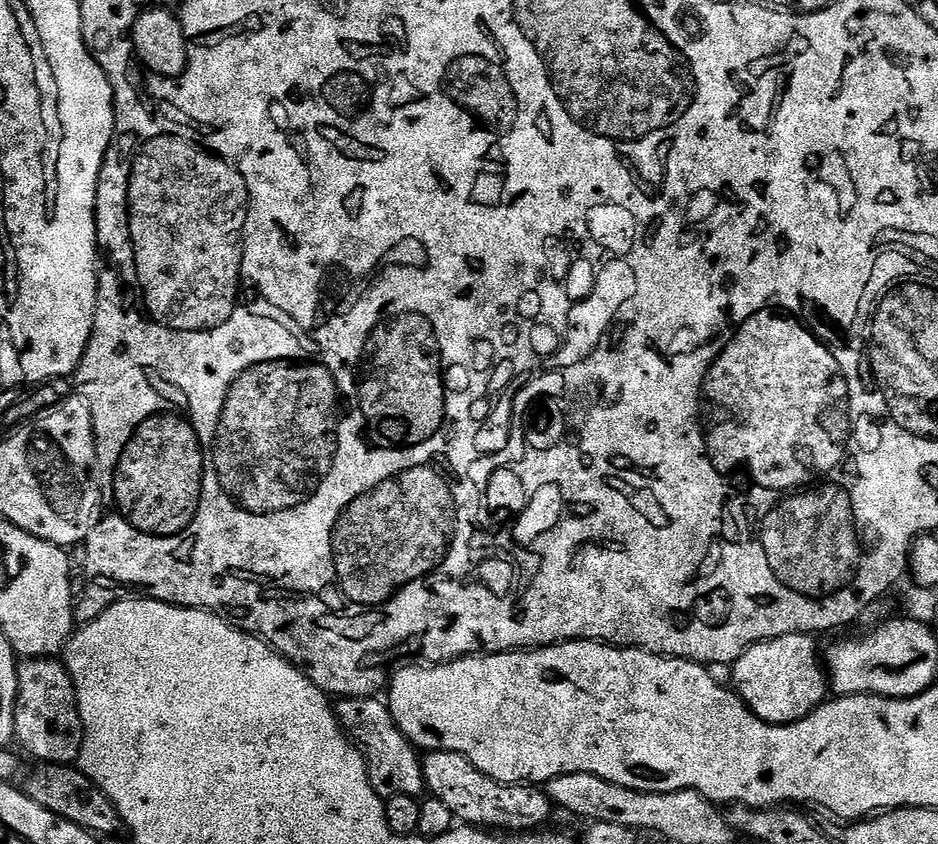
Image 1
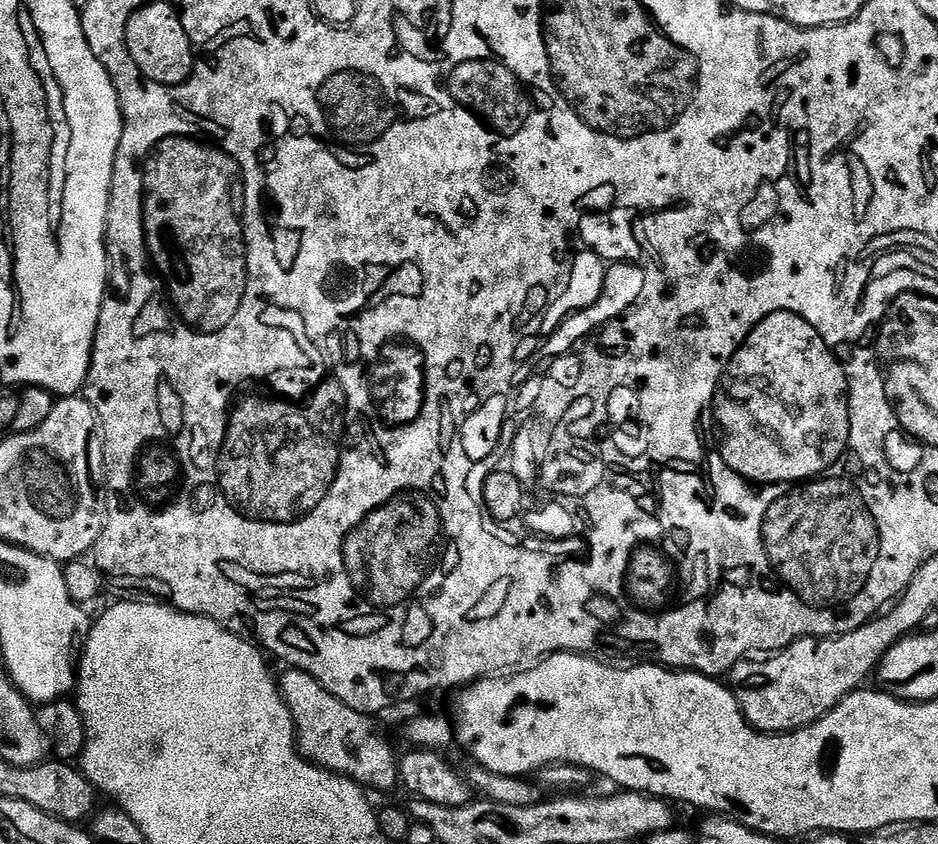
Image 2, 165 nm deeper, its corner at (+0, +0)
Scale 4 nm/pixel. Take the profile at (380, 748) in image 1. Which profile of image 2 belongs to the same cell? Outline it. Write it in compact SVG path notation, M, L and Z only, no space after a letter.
M288 668L285 673L286 674L284 677L282 675L279 677L278 687L280 689L280 697L282 697L282 699L286 702L286 706L292 715L292 722L296 727L296 746L300 755L312 764L316 764L320 768L325 768L327 772L336 772L340 776L349 776L352 780L355 780L357 784L363 786L365 789L371 790L373 793L375 793L374 791L392 792L395 790L395 788L398 788L398 785L400 784L400 762L398 759L398 752L395 752L395 750L388 745L387 738L384 737L378 729L376 729L376 724L374 721L372 721L375 719L373 719L369 713L354 710L350 706L346 706L346 702L342 702L338 698L334 698L334 694L330 694L330 690L326 690L324 686L319 684L310 674L306 674L297 668Z

